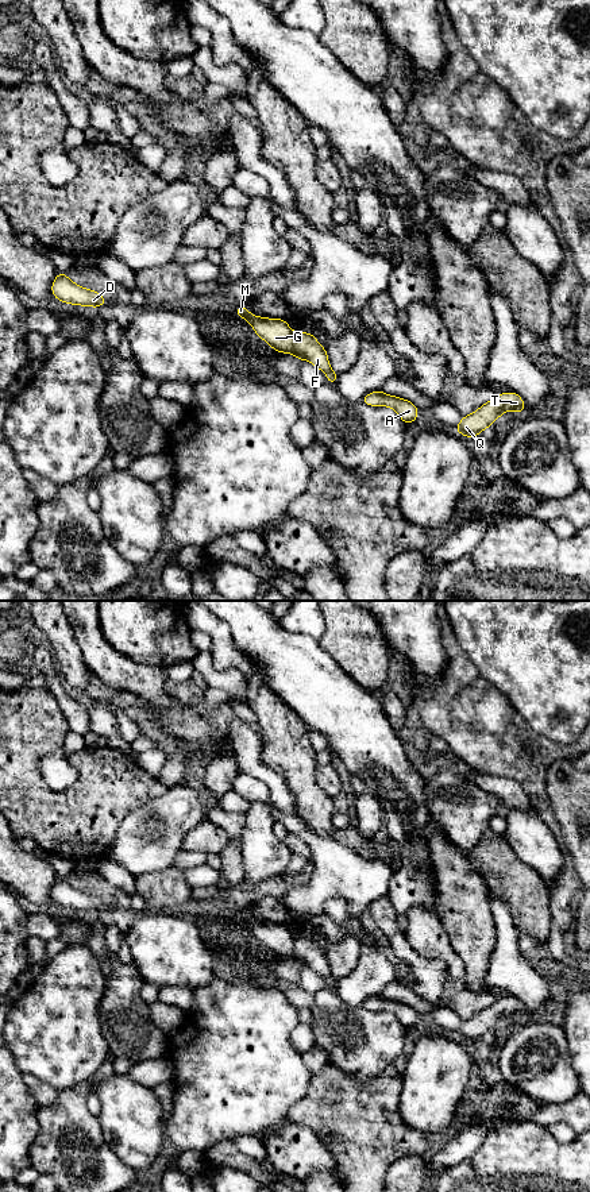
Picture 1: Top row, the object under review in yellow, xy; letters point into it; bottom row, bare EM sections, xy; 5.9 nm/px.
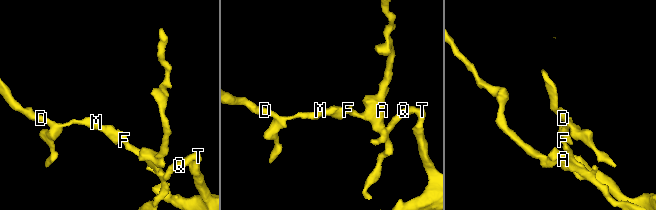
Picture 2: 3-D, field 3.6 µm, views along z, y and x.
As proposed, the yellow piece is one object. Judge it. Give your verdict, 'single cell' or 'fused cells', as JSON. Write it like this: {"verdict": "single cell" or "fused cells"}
{"verdict": "fused cells"}

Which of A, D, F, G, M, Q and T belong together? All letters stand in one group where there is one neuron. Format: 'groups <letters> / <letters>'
groups A F Q T / D G M

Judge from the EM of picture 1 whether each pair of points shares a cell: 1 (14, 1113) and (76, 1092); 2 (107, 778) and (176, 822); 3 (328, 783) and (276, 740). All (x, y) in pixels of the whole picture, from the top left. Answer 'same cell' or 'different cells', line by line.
1: different cells
2: different cells
3: different cells

